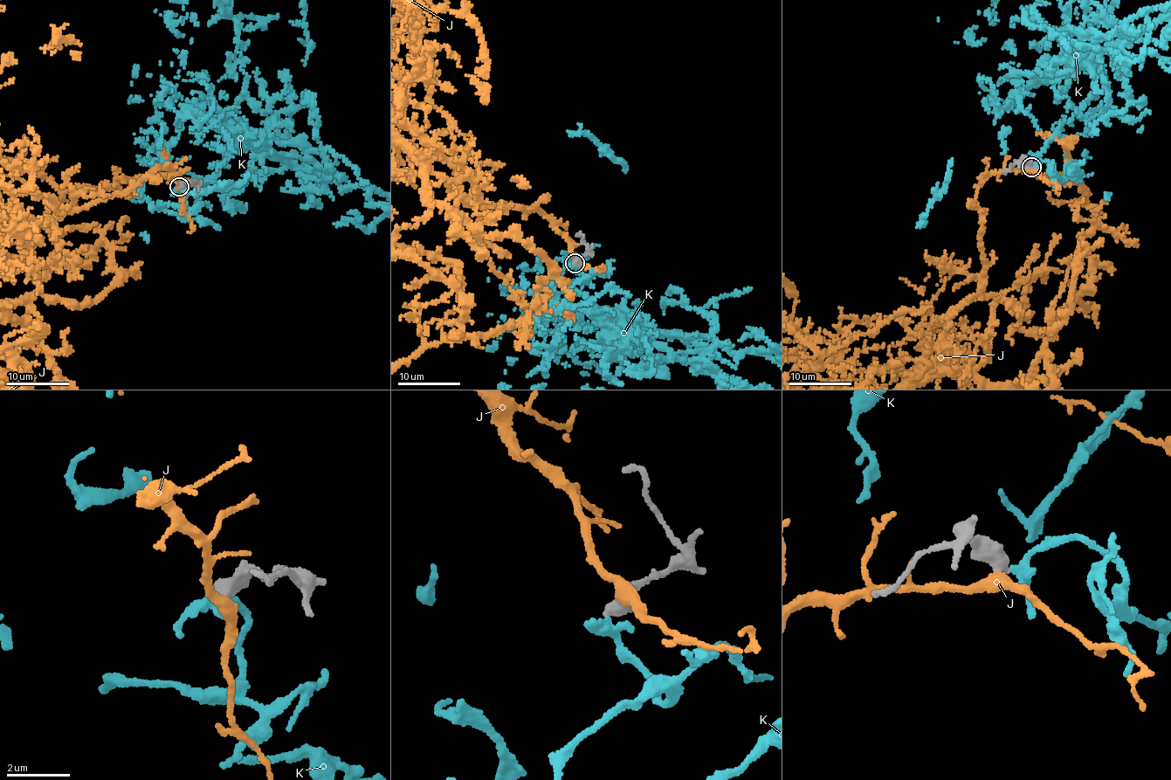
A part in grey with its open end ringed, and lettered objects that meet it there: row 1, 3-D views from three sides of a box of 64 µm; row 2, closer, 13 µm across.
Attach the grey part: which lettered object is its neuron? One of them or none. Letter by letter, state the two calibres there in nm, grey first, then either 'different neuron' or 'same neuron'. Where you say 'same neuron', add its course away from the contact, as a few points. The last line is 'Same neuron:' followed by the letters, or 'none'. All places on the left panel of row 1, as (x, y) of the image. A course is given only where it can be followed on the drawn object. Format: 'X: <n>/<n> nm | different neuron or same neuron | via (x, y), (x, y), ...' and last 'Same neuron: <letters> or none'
J: 550/360 nm | different neuron
K: 440/280 nm | same neuron | via (179, 186), (181, 205), (141, 195), (158, 142), (182, 128), (227, 135), (184, 105), (248, 174), (182, 190)
Same neuron: K

